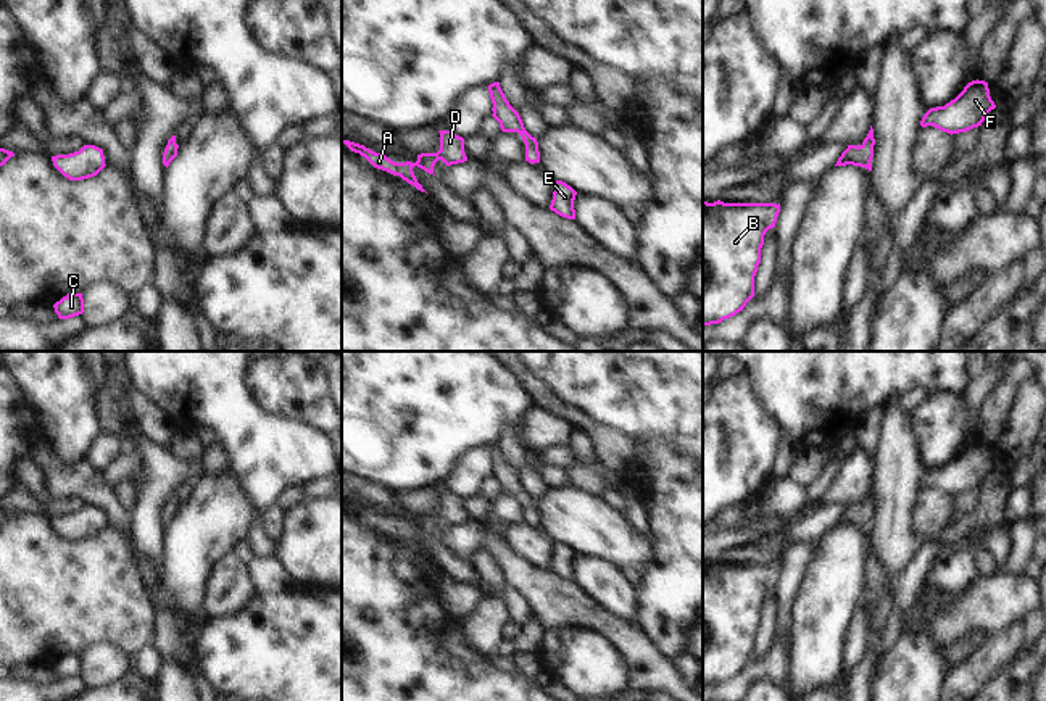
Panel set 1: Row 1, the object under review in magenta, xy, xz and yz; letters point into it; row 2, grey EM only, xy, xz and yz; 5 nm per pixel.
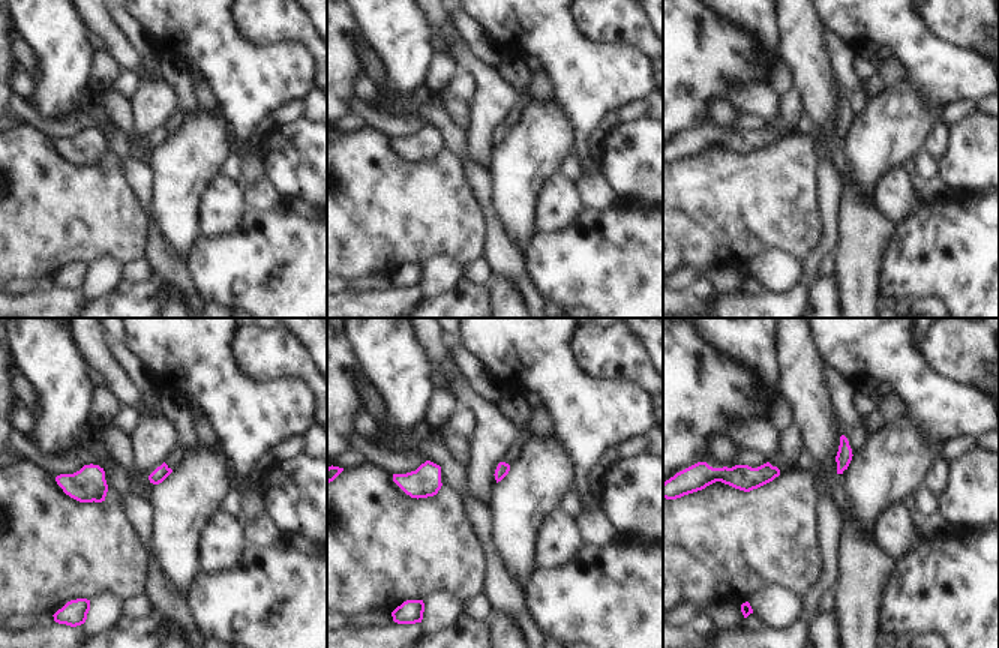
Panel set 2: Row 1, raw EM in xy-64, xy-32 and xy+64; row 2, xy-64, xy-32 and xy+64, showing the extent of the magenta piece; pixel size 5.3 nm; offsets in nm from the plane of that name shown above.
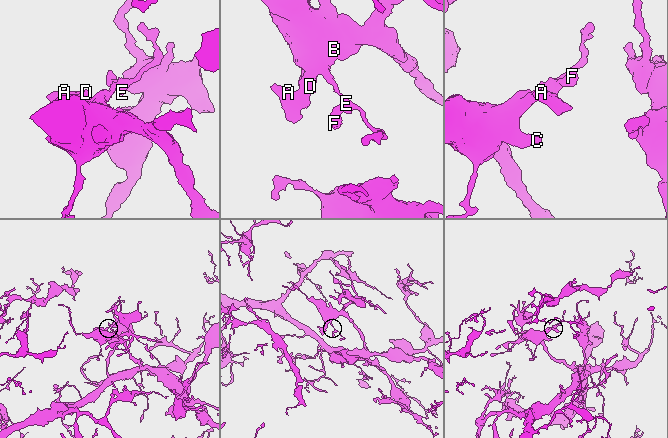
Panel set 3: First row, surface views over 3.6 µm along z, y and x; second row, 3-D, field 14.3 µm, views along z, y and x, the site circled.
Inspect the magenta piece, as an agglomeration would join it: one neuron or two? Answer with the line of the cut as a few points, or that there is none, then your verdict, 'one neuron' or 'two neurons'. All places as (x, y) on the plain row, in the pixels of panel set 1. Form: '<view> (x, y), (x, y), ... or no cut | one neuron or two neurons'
no cut | one neuron

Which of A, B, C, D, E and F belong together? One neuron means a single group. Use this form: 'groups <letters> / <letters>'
groups A B C D E F

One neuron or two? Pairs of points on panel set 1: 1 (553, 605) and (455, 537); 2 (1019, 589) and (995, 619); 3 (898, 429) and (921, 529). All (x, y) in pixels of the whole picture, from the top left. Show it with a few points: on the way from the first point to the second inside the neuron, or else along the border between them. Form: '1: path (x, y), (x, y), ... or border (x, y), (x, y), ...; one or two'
1: border (487, 529), (484, 545); two
2: path (1011, 597), (996, 611); one
3: border (921, 487), (909, 518), (909, 535), (914, 540); two

